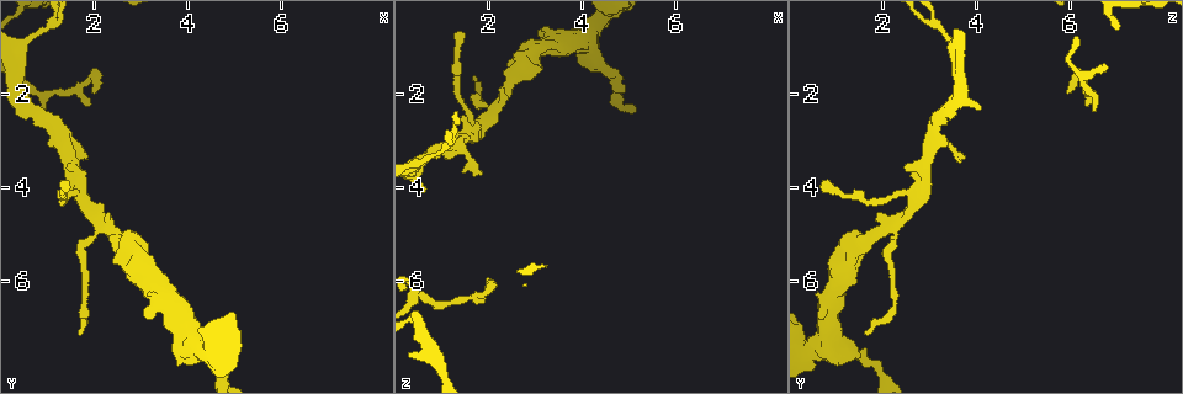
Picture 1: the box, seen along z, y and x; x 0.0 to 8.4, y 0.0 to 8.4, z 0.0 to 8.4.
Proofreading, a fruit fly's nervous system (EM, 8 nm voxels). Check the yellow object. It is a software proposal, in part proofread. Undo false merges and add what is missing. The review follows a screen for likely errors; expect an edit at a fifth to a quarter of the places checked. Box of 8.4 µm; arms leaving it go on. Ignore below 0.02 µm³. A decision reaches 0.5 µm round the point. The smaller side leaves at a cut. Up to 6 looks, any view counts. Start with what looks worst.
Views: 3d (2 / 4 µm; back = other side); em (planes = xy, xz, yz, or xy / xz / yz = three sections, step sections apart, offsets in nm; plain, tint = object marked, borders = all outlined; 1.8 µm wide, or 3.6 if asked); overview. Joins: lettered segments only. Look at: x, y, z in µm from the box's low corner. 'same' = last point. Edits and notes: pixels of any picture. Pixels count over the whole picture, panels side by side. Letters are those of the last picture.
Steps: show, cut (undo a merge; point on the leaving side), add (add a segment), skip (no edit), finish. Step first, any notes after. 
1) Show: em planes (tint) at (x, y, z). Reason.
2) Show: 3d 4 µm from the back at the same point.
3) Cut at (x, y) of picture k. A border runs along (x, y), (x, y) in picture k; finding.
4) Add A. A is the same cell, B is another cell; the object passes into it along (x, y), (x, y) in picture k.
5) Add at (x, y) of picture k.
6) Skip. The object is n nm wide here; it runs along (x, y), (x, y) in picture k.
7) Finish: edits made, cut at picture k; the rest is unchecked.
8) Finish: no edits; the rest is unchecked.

Show: 3d 4 µm from the back at (1.90, 2.30, 6.30). Tapers out.

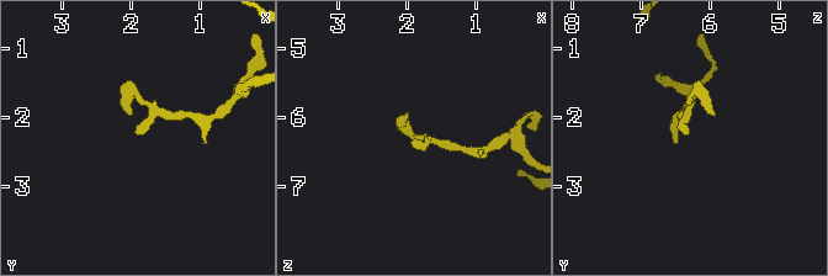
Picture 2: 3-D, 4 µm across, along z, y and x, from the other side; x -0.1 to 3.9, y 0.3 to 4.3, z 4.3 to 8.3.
Show: em yz step 16 (borders) at (1.90, 2.20, 6.30).

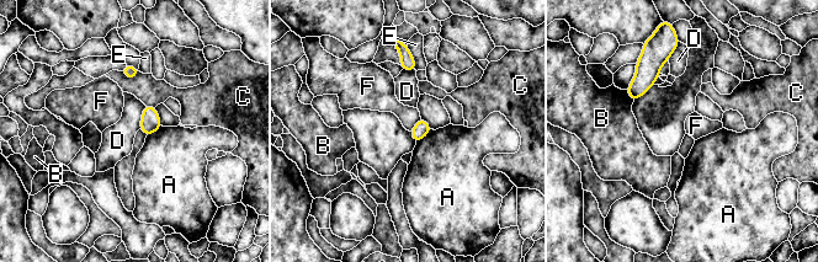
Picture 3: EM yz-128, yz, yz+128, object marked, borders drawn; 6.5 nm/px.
Skip. A, B, C, D, E and F are other cells; a border runs along (420, 117), (409, 130) in picture 3; none of them fits.

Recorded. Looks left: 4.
Show: em planes (tint) at (1.50, 3.45, 3.70). Tapers out.

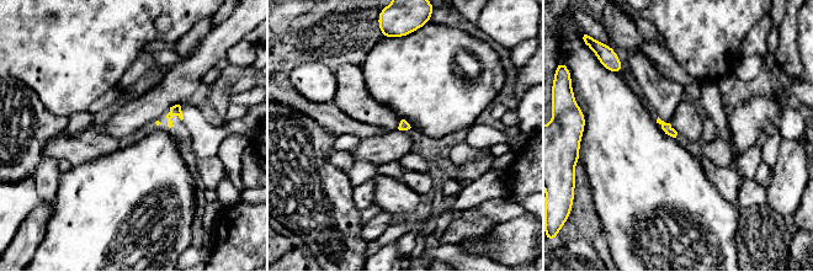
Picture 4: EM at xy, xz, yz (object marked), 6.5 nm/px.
Show: em planes (borders) at the same point.

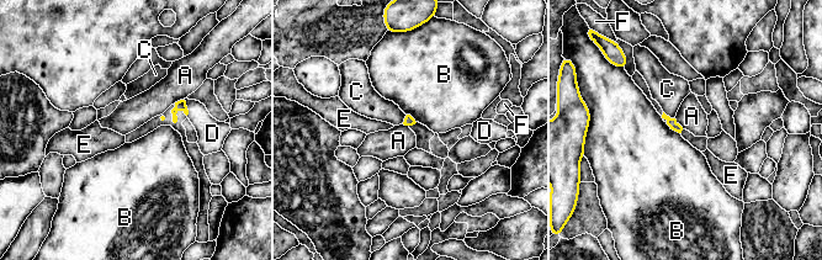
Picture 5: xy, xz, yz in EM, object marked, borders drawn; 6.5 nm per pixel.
Add D. D is the same cell, A, B, C, E and F are other cells; the object passes into it along (180, 105), (186, 107), (212, 133) in picture 5; the cell continues.

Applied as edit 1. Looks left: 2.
Finish: edits made, add at picture 5; the rest is unchecked.

